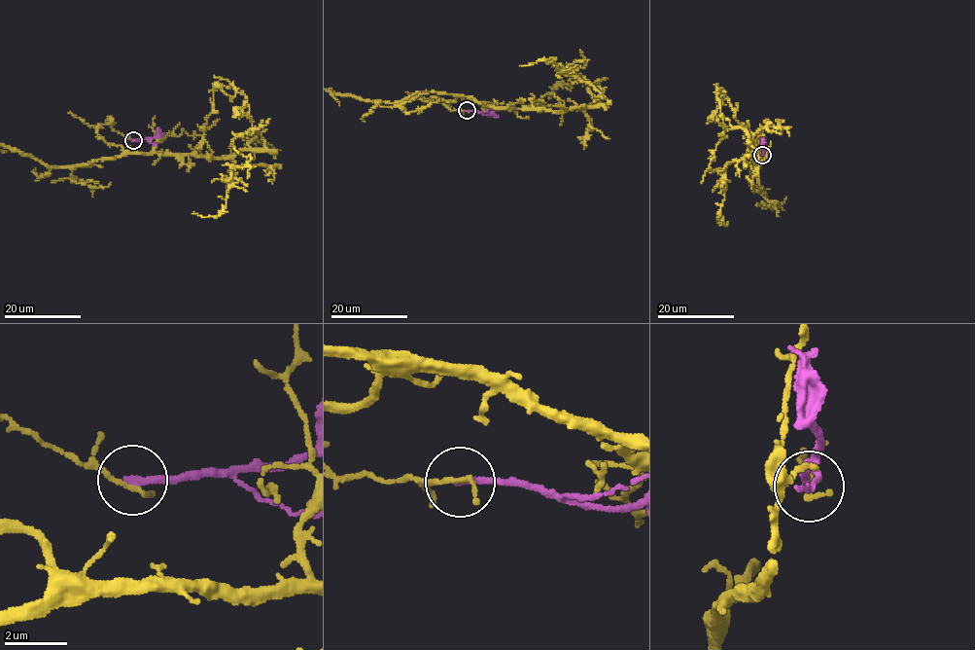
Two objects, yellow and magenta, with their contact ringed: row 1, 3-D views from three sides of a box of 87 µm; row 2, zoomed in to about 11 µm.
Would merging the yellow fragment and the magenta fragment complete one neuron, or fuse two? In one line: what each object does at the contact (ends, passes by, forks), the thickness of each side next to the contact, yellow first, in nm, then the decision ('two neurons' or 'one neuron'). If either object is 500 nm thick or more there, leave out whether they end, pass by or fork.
yellow ends there; magenta ends there; 180 nm thick on the yellow side, 240 nm on the other; two neurons

